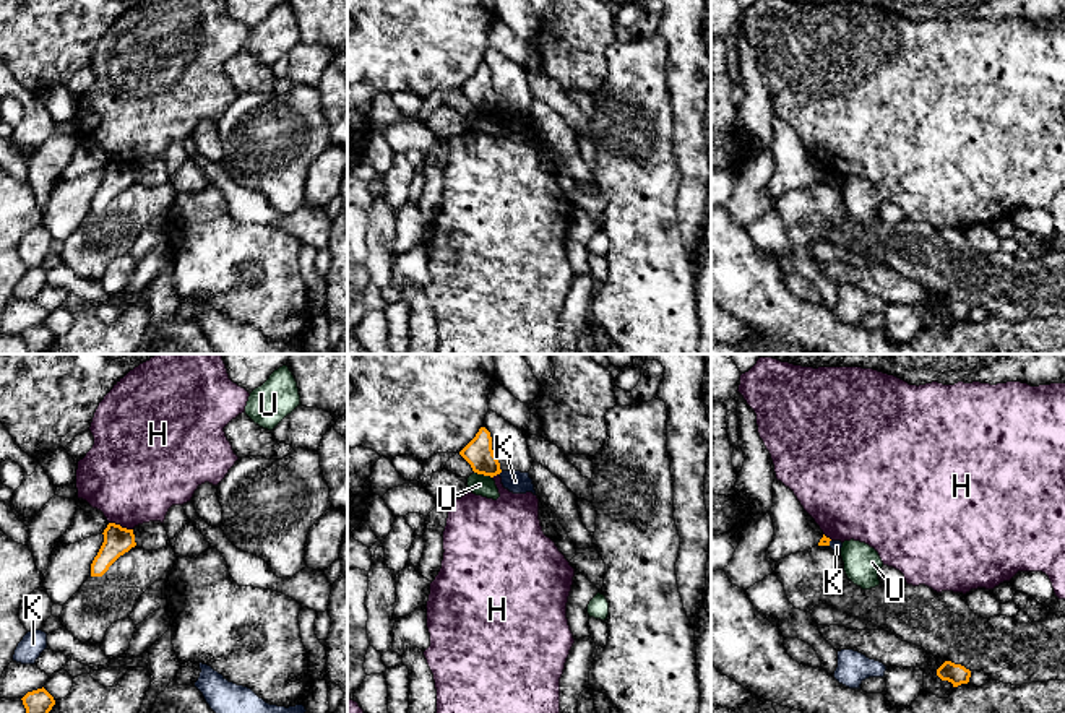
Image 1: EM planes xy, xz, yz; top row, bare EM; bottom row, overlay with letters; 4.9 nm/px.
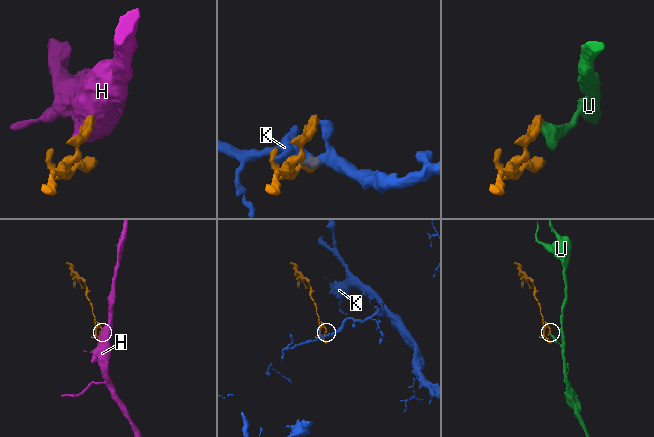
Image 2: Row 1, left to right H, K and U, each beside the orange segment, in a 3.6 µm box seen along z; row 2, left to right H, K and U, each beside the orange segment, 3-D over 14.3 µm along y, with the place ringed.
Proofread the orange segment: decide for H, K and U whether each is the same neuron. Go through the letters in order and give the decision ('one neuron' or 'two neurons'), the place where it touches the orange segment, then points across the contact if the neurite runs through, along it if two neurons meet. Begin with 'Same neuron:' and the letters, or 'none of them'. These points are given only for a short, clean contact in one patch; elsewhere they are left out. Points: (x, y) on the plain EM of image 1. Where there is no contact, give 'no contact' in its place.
Same neuron: none of them
H: two neurons; contact xy (119, 161)
K: two neurons; contact yz (828, 179)
U: two neurons; contact xz (482, 109); border xz (474, 108), (491, 114)

